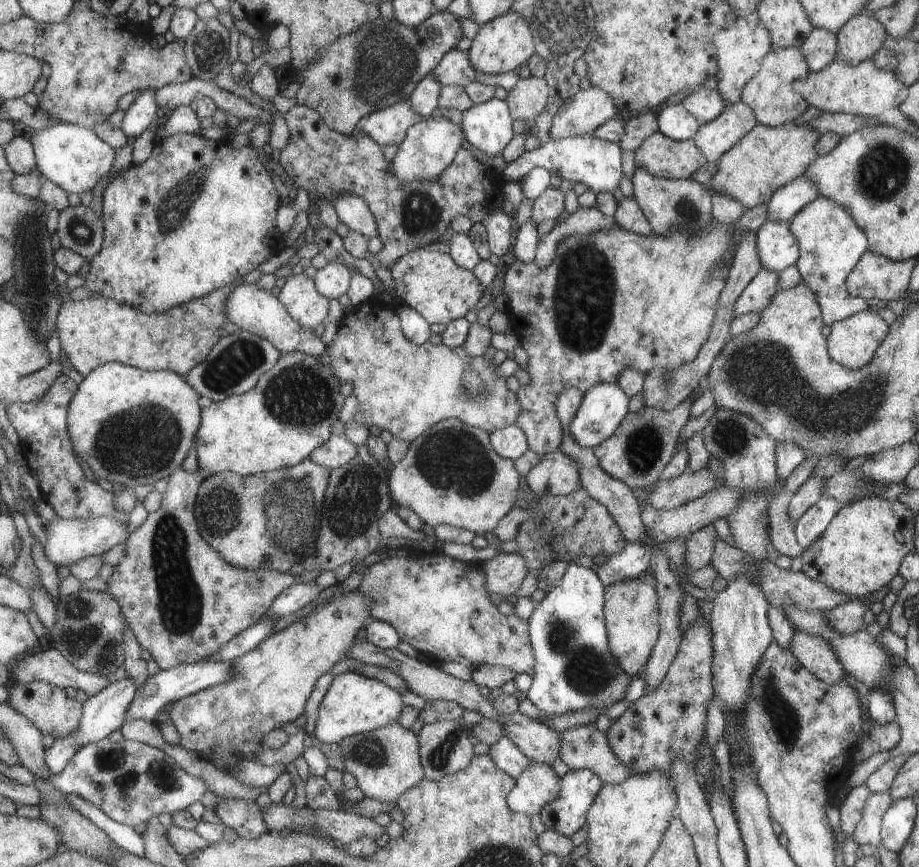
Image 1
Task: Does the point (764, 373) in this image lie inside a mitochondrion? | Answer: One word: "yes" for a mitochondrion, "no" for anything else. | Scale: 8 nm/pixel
yes

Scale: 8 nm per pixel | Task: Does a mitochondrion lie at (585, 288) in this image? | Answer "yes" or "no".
yes

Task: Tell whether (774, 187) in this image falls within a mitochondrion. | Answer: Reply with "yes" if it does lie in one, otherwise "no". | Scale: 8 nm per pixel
no

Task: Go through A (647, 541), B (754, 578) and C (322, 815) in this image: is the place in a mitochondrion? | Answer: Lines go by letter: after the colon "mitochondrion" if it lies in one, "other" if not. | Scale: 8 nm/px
A: other
B: other
C: other

